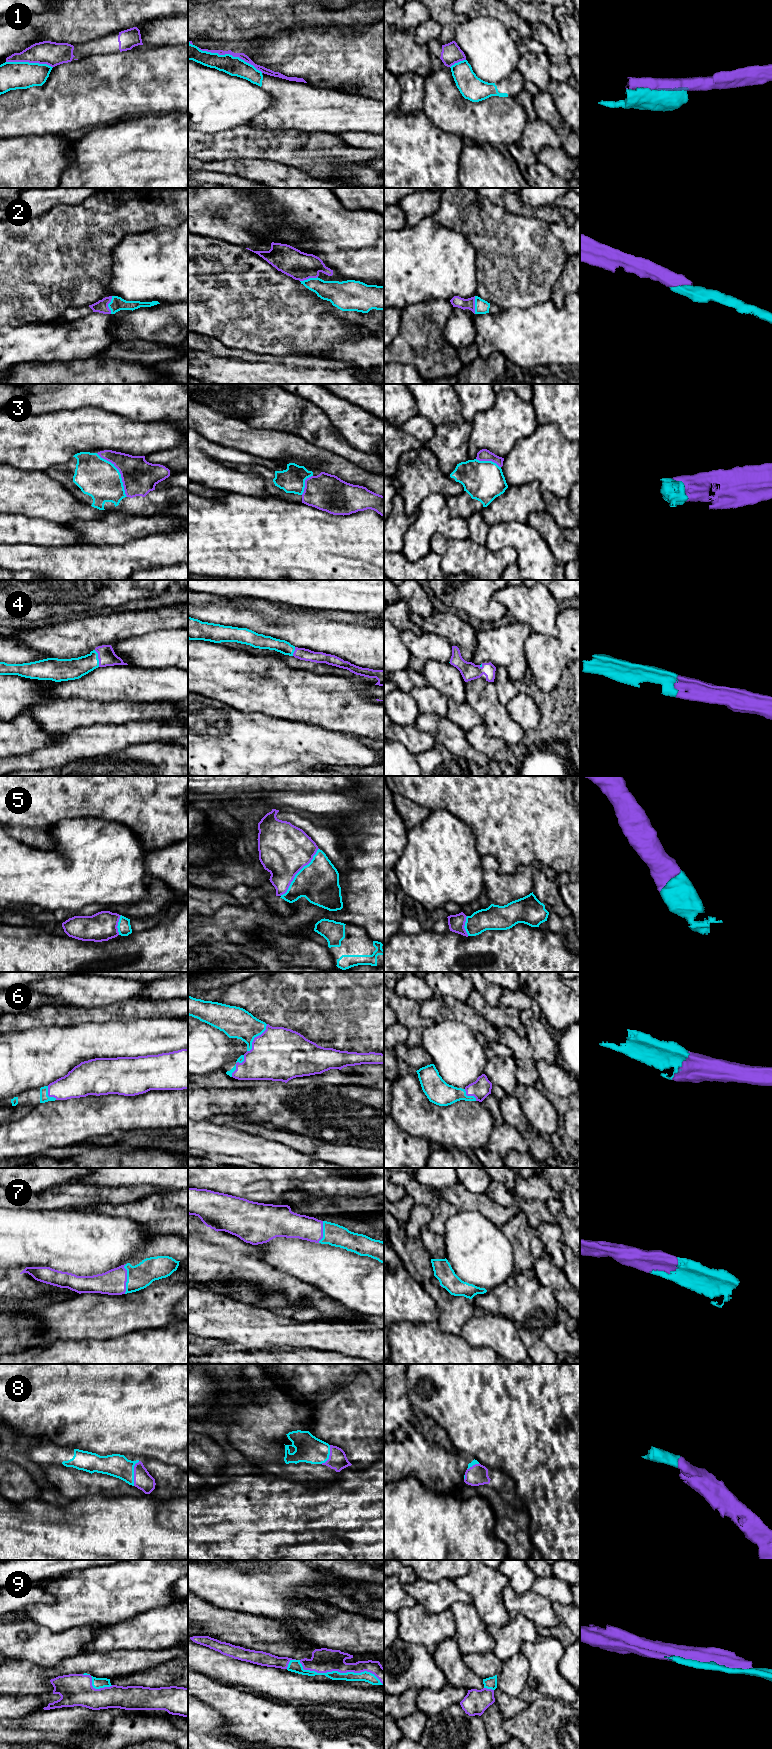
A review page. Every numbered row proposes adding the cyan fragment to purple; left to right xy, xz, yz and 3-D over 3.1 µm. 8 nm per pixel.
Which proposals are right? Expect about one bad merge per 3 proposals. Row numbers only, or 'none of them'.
2, 3, 4, 5, 6, 7, 8, 9

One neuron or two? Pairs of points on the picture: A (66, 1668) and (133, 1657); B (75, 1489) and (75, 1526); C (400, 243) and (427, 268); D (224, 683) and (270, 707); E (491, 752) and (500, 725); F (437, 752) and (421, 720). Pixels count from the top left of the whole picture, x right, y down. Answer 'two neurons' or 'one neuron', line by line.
A: one neuron
B: two neurons
C: one neuron
D: one neuron
E: two neurons
F: two neurons

